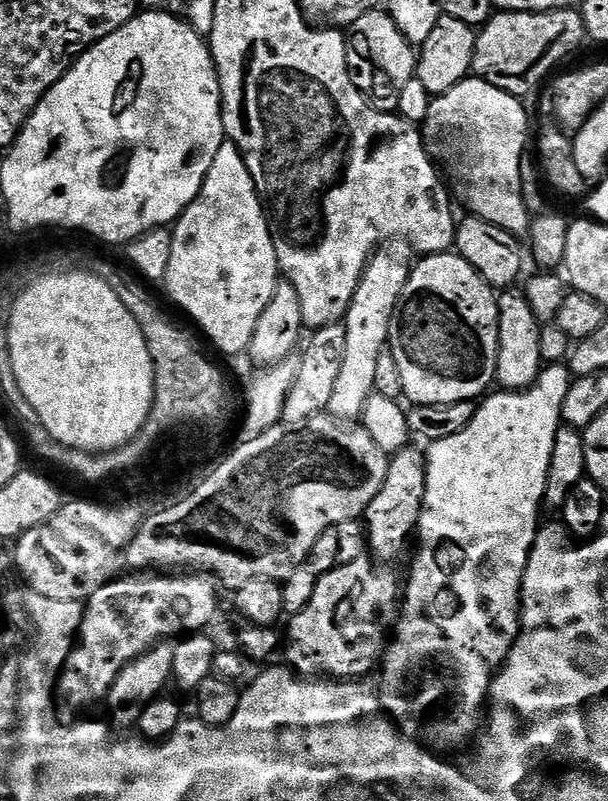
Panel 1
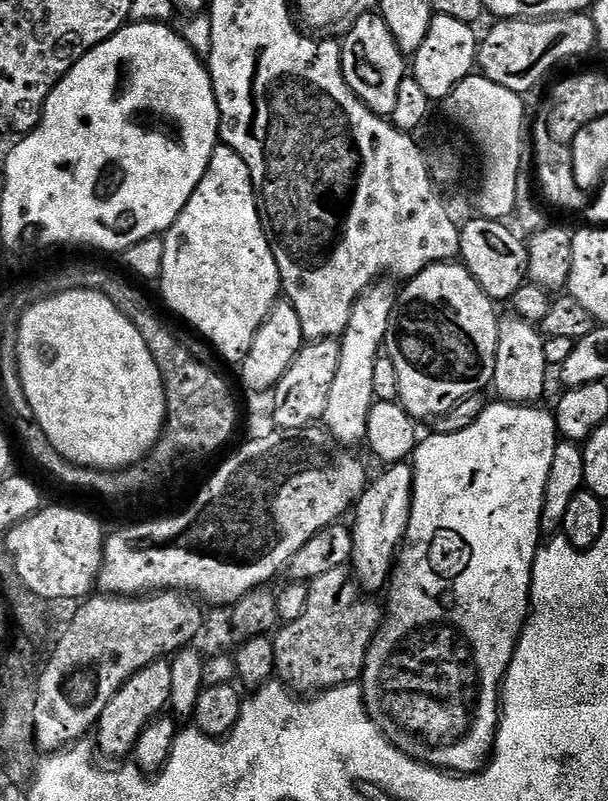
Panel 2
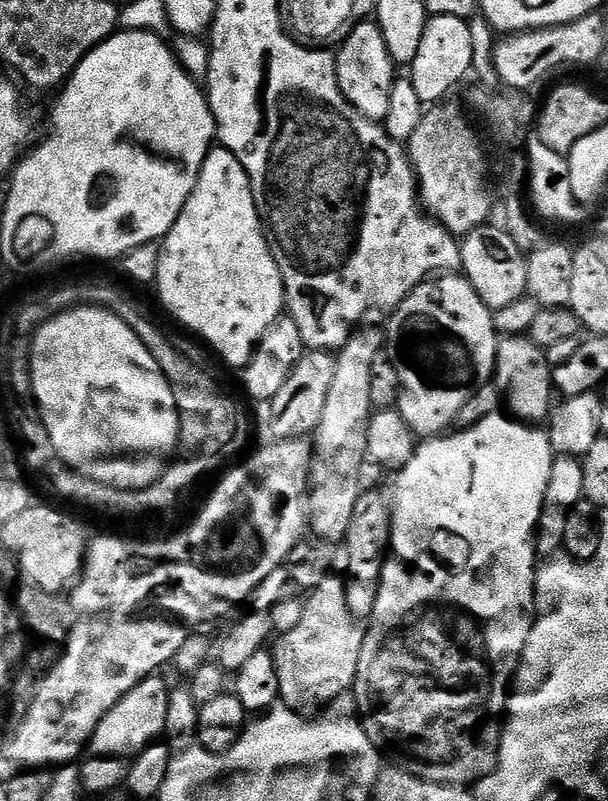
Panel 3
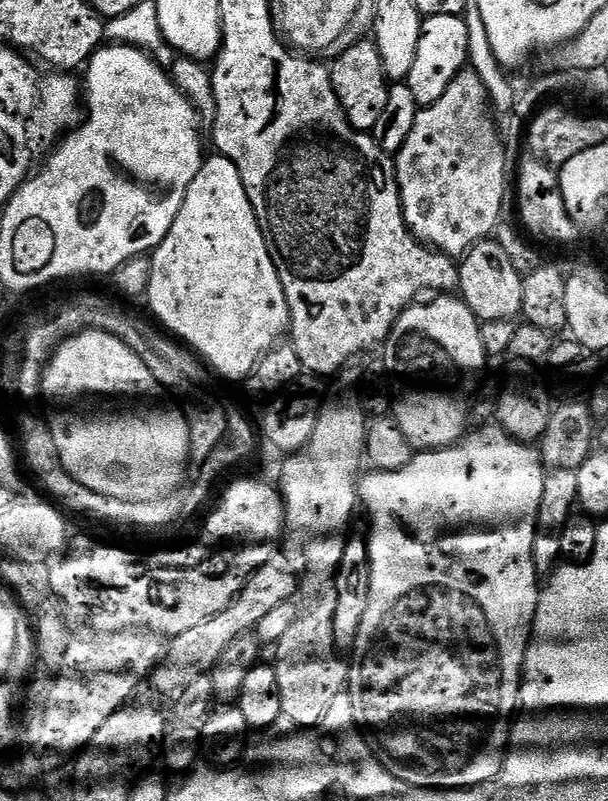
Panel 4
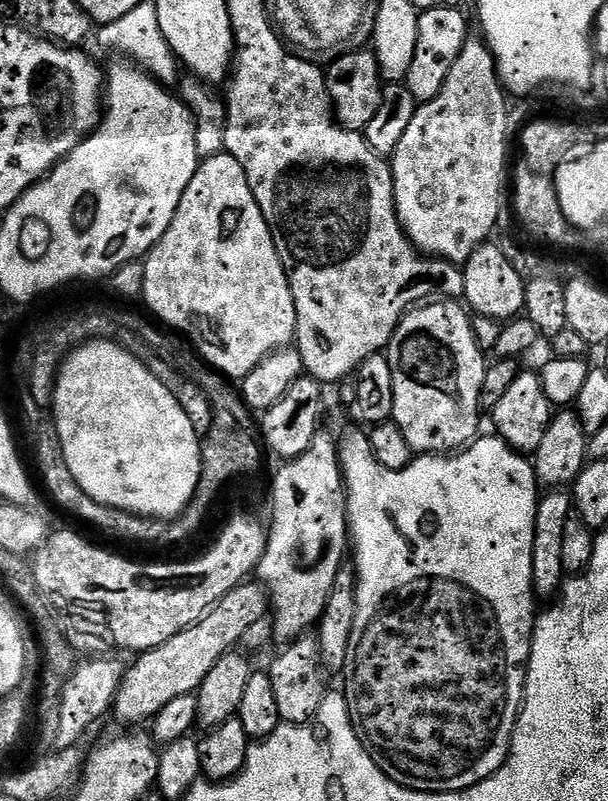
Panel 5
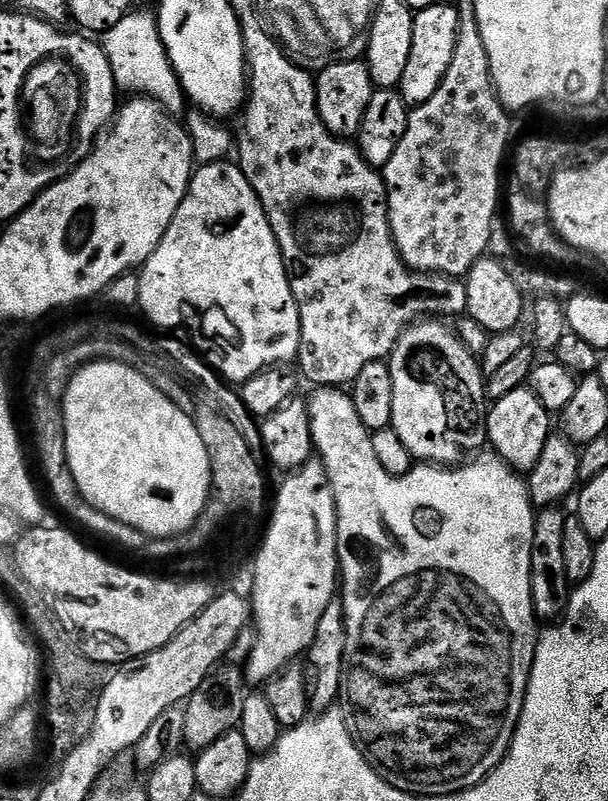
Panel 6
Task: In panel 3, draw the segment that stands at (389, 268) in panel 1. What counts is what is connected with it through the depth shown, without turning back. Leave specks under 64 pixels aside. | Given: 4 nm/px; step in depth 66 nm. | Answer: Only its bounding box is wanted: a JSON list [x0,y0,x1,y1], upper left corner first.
[306,326,386,542]

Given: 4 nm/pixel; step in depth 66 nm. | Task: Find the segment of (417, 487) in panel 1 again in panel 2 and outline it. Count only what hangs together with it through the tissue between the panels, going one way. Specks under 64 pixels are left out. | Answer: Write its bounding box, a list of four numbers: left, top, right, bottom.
[350,463,412,594]

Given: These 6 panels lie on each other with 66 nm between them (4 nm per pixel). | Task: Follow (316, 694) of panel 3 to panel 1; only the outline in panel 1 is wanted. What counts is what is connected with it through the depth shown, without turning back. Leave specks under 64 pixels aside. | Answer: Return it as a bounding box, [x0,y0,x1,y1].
[282,558,402,682]

